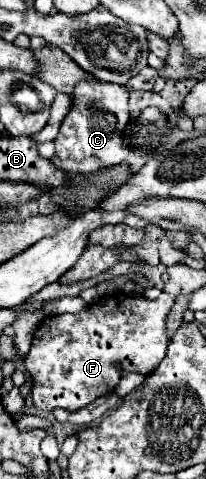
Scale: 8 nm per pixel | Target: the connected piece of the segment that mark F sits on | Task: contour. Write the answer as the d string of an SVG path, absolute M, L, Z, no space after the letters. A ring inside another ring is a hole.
M121 292L115 296L109 296L107 300L99 300L97 304L87 306L79 314L57 314L47 316L39 324L39 328L33 334L33 348L29 350L29 356L25 358L25 370L33 376L33 390L31 398L35 408L43 412L51 412L55 408L65 410L79 410L89 406L95 398L105 396L107 392L113 392L119 384L119 368L131 370L143 376L149 376L159 362L165 358L169 336L167 336L167 316L175 304L175 296L161 292L157 300L147 300L143 296L131 298Z

